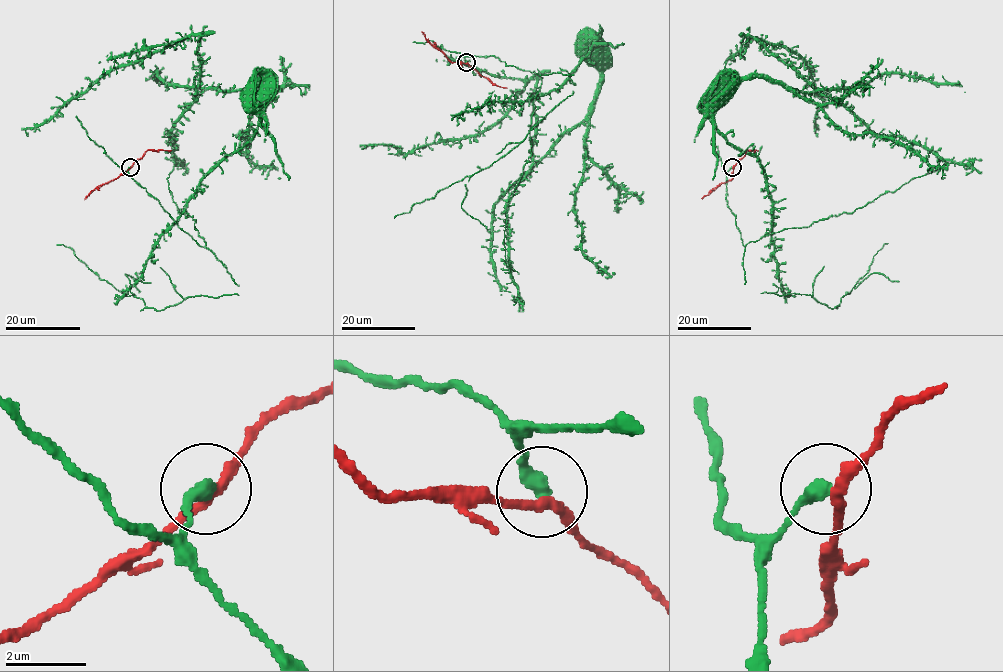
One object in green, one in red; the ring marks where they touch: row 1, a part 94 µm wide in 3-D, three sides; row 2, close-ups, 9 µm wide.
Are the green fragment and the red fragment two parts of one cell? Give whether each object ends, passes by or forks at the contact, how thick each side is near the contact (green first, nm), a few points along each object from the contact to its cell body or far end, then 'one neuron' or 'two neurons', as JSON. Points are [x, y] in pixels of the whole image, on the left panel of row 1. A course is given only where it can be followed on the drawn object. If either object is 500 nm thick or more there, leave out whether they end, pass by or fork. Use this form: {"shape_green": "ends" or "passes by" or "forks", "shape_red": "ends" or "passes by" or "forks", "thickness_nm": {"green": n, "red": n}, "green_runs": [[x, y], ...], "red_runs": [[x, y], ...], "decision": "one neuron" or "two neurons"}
{"shape_green": "ends", "shape_red": "passes by", "thickness_nm": {"green": 400, "red": 240}, "green_runs": [[130, 167], [203, 247], [172, 199], [171, 129], [204, 90], [265, 77], [258, 129], [202, 179], [115, 304]], "red_runs": [[130, 167], [98, 185], [84, 198]], "decision": "two neurons"}

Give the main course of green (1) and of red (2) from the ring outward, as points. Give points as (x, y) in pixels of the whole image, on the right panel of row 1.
1: (732, 167), (745, 246), (945, 161), (877, 136), (828, 91), (745, 78), (716, 129), (762, 169), (786, 302)
2: (732, 167), (732, 178), (701, 198)

